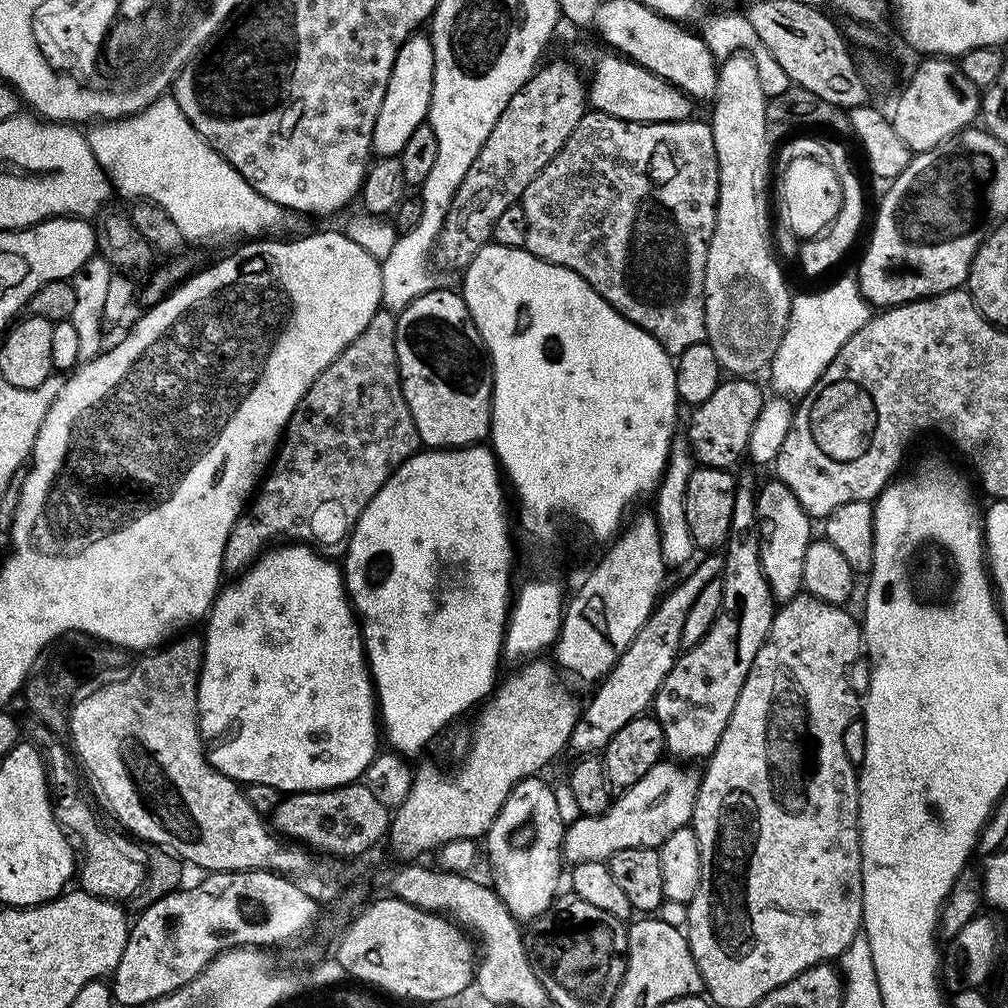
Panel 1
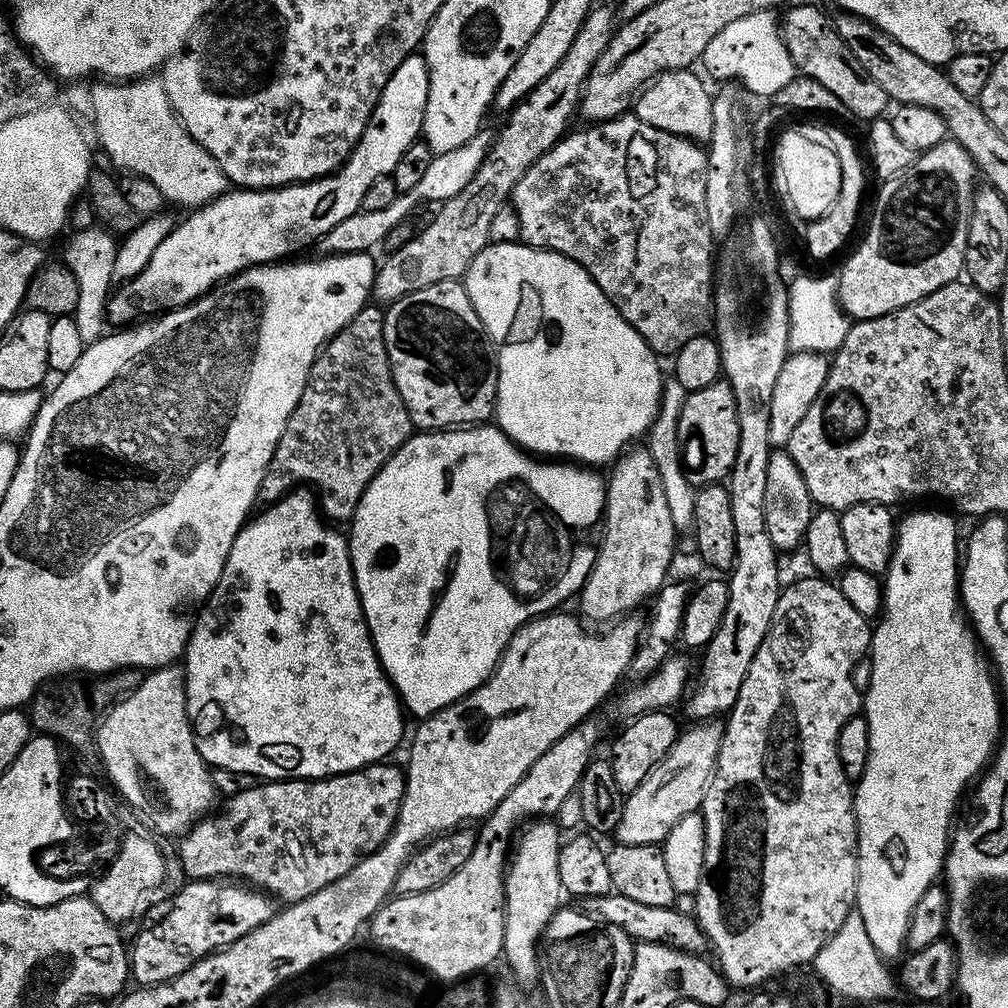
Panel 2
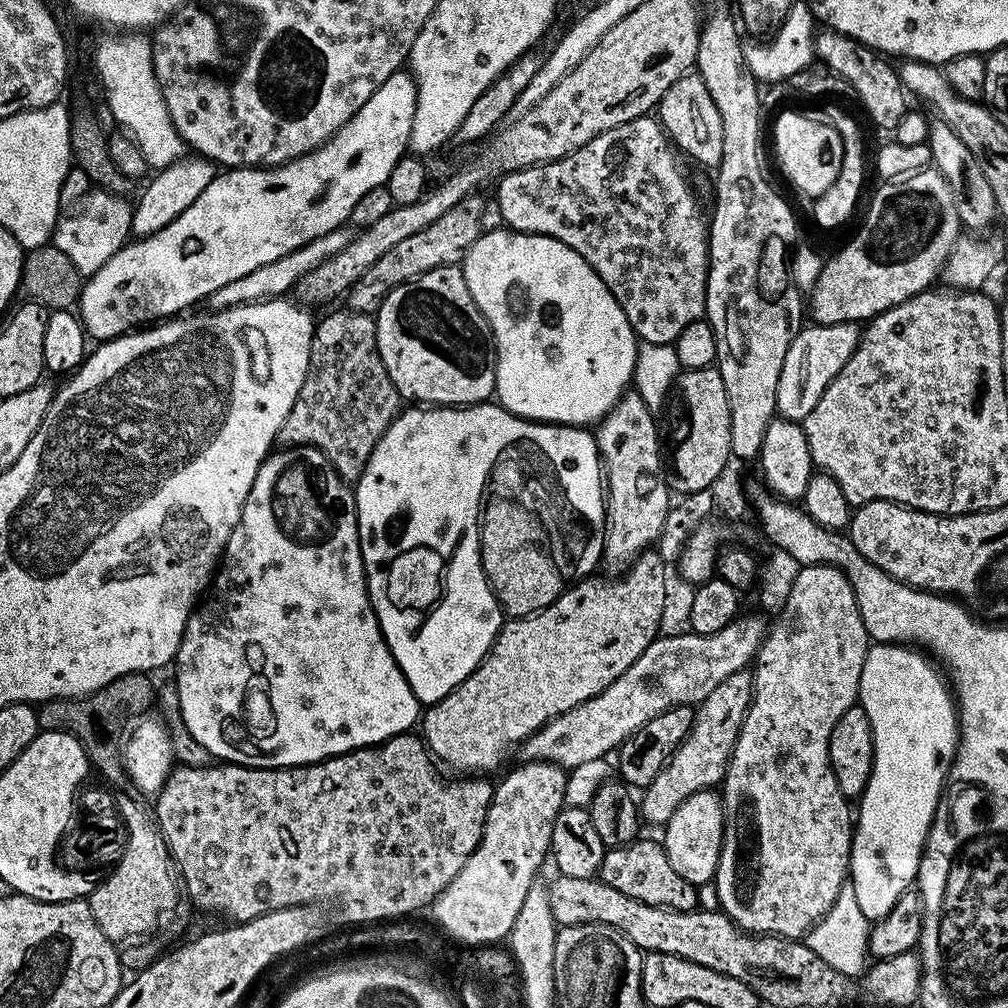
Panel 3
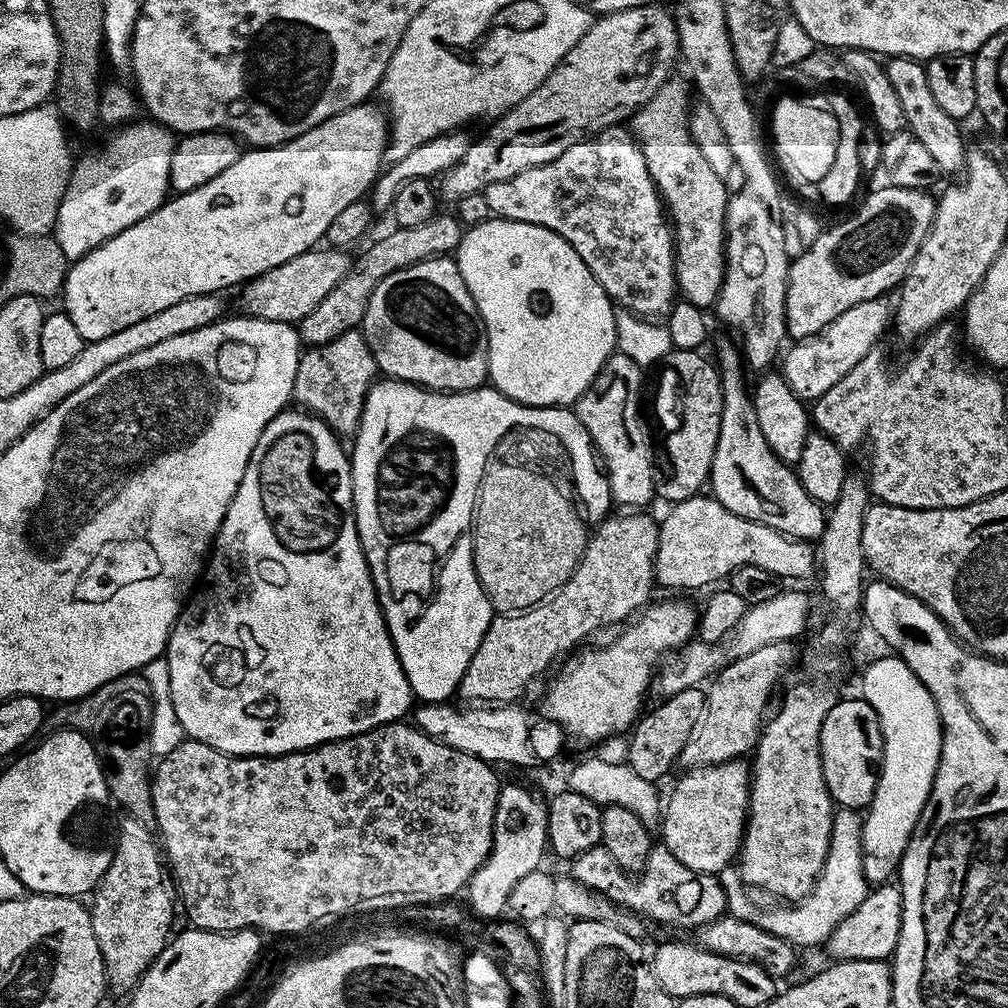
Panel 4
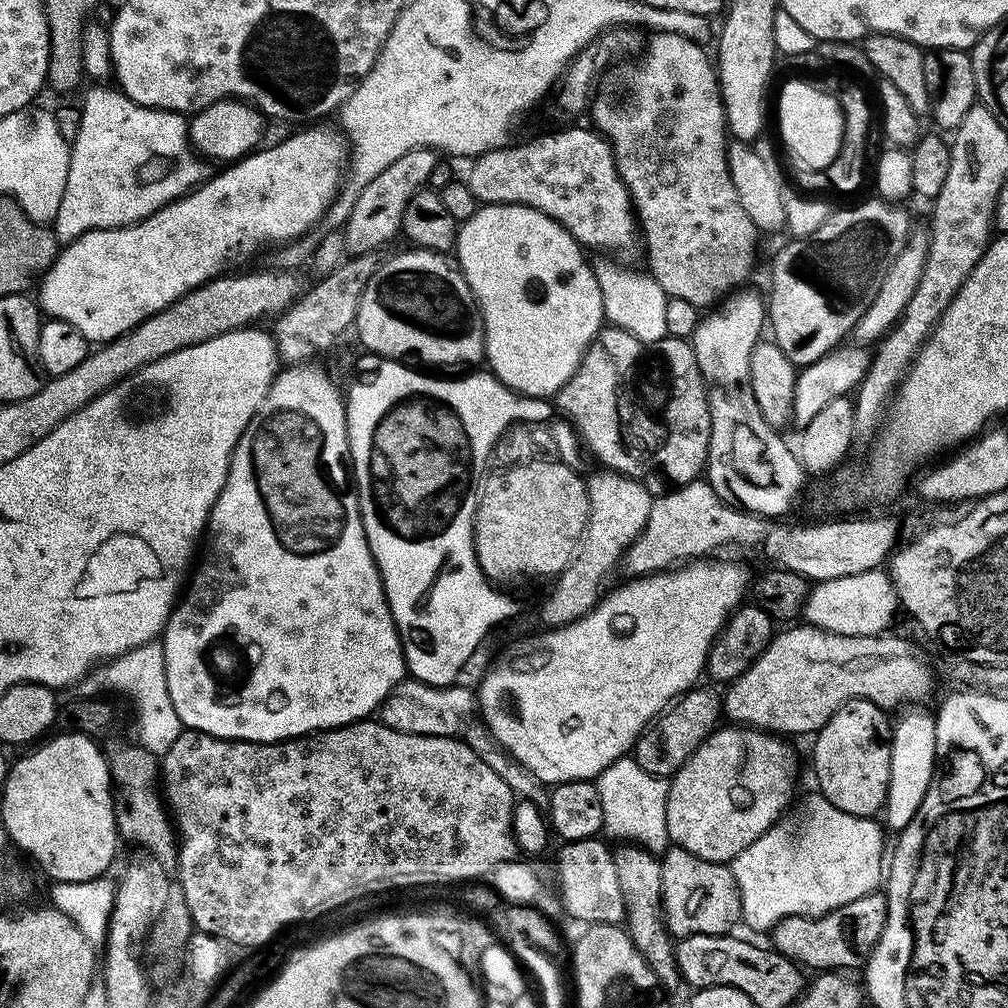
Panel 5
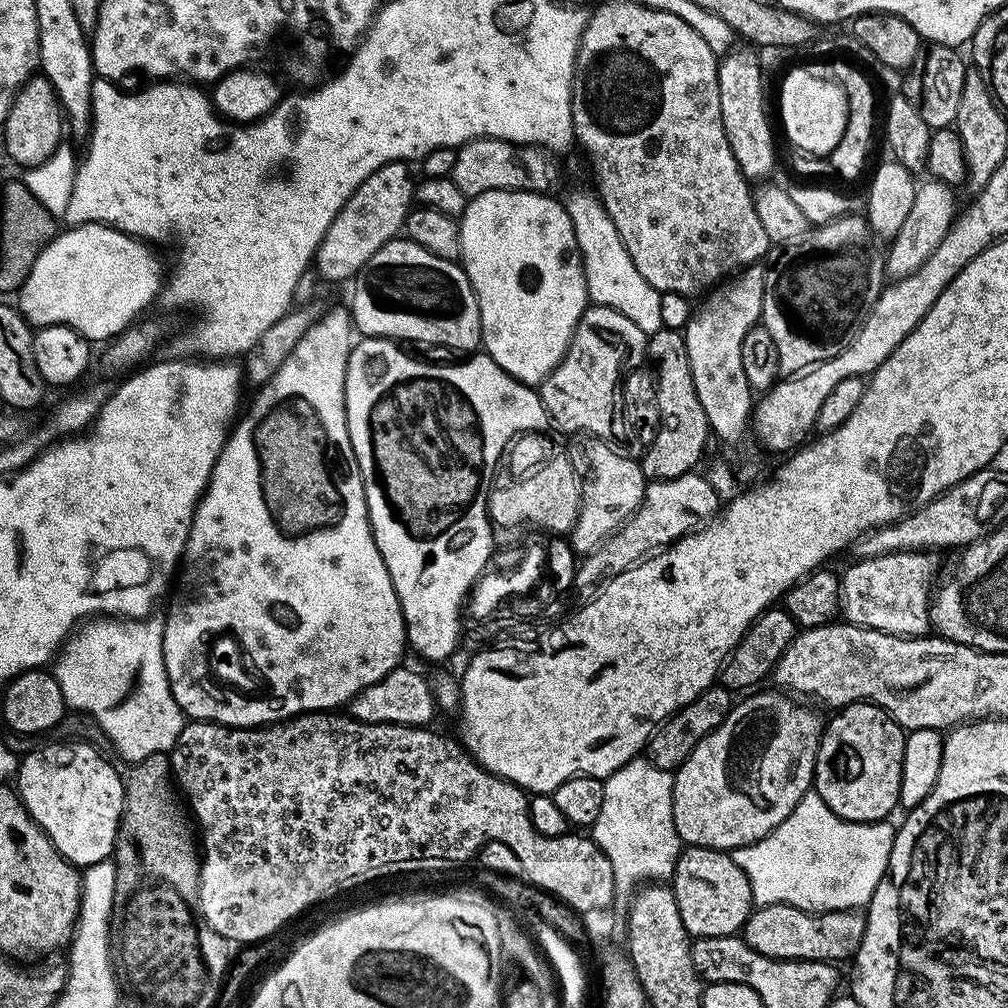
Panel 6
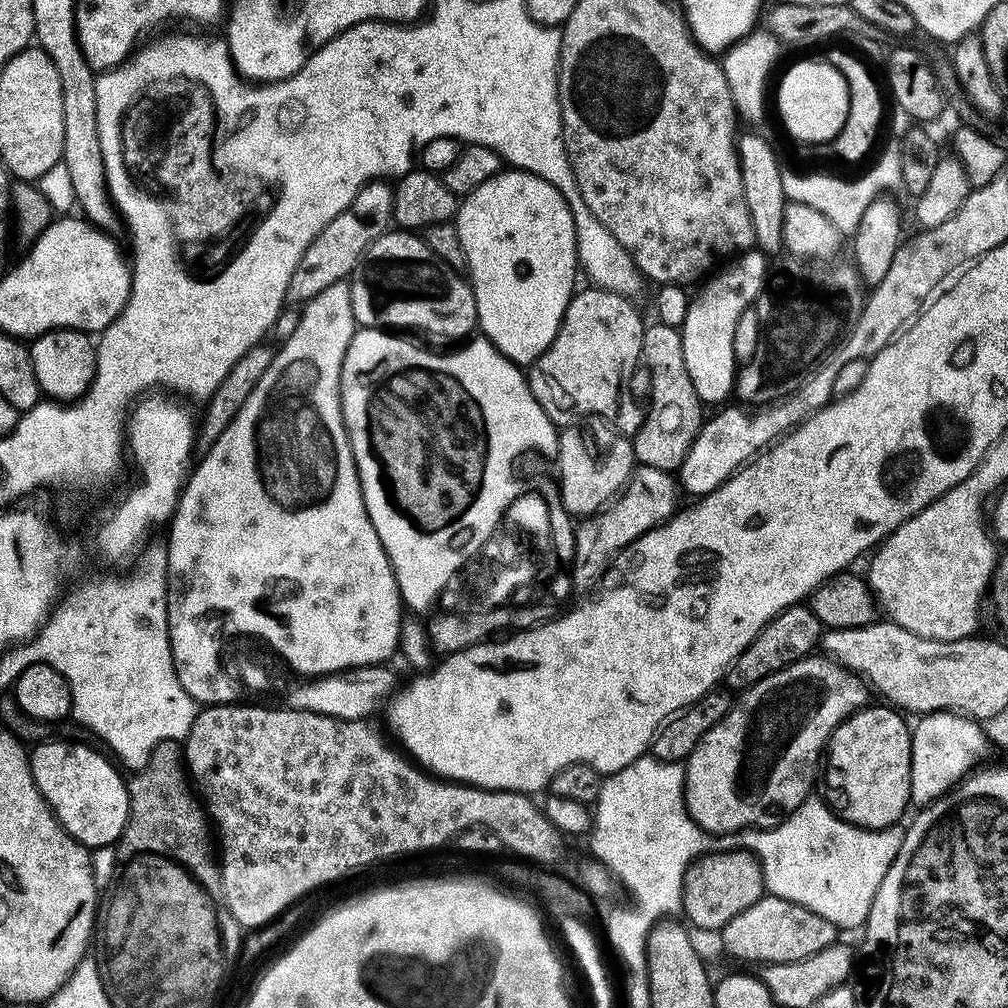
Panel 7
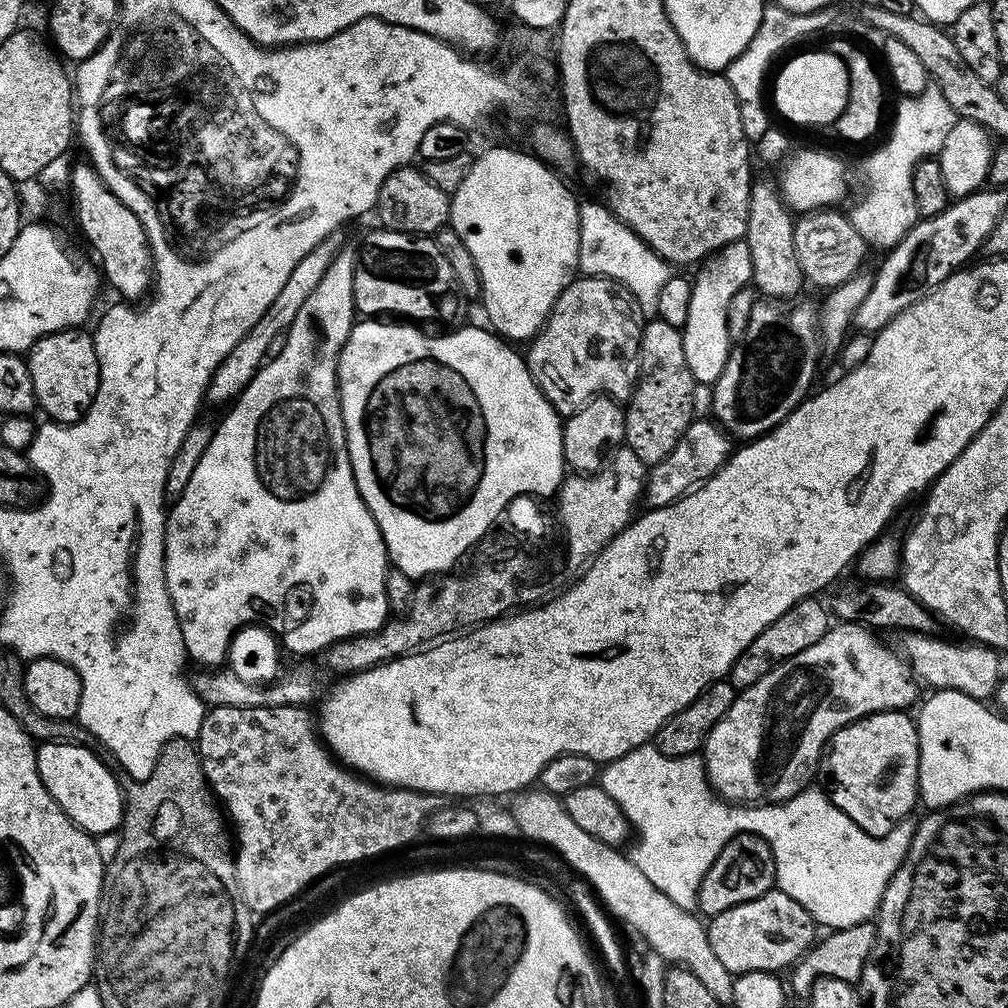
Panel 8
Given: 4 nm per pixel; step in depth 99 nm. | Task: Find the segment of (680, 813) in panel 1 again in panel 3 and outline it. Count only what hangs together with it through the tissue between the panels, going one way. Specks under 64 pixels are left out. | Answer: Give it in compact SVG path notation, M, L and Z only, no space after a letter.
M748 670L730 674L726 682L718 682L713 692L706 694L704 701L695 709L688 737L676 747L658 778L654 778L654 782L650 782L650 786L643 789L639 797L640 815L647 823L649 820L657 826L667 824L670 814L674 814L674 810L678 810L678 806L682 806L690 794L715 789L723 781L751 701L752 673Z

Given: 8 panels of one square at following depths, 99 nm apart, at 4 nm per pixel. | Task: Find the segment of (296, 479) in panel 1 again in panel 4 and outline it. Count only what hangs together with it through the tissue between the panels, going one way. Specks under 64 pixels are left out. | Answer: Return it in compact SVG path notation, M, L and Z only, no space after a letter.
M353 330L338 334L325 344L305 347L300 354L298 374L294 378L292 400L303 411L311 412L331 426L341 438L351 437L359 429L368 390L377 379L378 369L374 354L366 342L363 331Z

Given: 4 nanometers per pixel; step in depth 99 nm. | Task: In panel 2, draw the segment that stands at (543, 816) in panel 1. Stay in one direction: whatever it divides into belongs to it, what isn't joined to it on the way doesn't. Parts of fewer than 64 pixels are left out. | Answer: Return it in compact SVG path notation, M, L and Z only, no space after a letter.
M537 818L519 833L504 877L504 950L503 959L512 967L511 975L525 985L540 978L538 945L544 928L556 909L561 907L562 889L558 878L558 858L562 832L551 819Z

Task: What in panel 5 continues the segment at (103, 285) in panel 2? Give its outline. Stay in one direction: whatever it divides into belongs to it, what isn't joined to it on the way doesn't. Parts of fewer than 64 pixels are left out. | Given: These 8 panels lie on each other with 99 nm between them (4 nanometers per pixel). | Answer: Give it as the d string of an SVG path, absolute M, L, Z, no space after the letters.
M108 86L92 87L85 94L84 105L80 108L76 141L71 141L68 153L66 190L54 221L56 235L68 242L94 228L127 228L130 224L139 224L159 208L187 196L206 176L205 161L190 147L188 120L181 113L135 104L123 92L104 88Z

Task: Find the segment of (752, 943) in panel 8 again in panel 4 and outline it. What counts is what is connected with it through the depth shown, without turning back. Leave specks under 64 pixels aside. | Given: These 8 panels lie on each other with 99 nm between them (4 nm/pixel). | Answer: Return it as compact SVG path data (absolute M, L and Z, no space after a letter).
M886 882L872 891L867 898L828 935L826 949L833 961L885 960L897 946L901 930L901 892L899 885Z

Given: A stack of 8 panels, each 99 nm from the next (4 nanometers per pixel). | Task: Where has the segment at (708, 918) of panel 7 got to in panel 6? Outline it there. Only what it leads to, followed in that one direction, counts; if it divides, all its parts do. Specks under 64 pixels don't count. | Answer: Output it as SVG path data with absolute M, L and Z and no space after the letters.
M685 847L676 860L670 887L678 902L678 914L689 937L735 936L754 911L750 878L727 851Z

